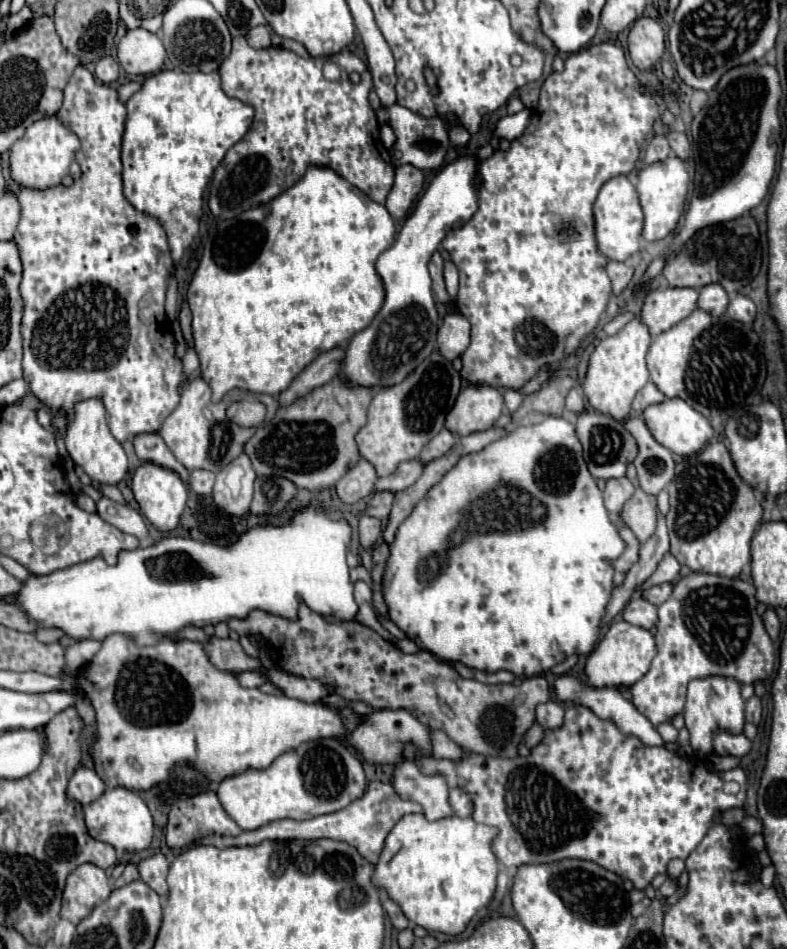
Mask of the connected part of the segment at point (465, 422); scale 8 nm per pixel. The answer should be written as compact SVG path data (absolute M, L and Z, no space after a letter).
M471 384L461 390L455 406L447 414L447 430L457 438L475 430L487 430L495 424L503 410L503 394L487 384Z

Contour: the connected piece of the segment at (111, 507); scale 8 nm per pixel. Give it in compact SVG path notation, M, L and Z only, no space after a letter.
M103 496L97 502L97 512L101 514L101 518L105 522L111 522L113 526L123 530L125 534L131 534L141 542L147 540L147 536L149 536L147 522L145 522L143 514L139 510L131 508L129 504L119 504L119 502L113 502L113 500Z

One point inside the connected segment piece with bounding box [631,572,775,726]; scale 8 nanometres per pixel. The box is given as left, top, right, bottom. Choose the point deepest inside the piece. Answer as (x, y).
(690, 645)

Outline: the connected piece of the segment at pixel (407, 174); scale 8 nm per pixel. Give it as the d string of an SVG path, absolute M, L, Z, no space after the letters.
M405 164L395 170L395 186L391 188L391 194L387 196L385 208L393 218L405 218L411 204L415 202L417 194L423 190L425 176L419 168Z

